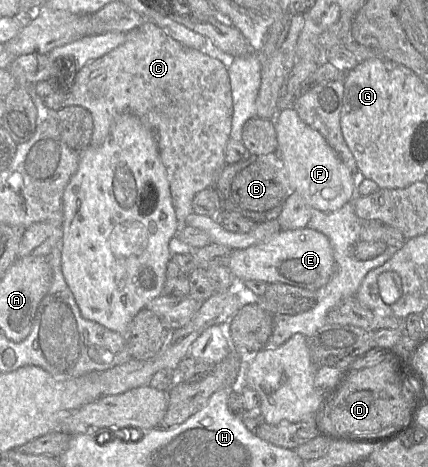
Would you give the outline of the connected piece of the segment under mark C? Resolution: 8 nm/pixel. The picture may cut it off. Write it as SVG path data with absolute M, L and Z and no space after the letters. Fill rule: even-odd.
M145 22L138 28L127 33L126 40L122 45L118 46L108 54L87 63L80 70L78 70L70 86L64 88L64 83L57 83L58 82L53 80L42 81L36 83L33 89L35 93L41 98L44 105L50 109L59 110L68 106L81 106L87 109L93 118L93 132L89 143L90 146L100 146L109 135L116 118L125 112L137 116L141 122L154 133L158 145L160 159L166 169L176 218L180 226L184 226L187 217L193 213L192 202L195 195L206 188L214 187L223 168L226 165L225 148L228 140L230 139L233 116L233 99L226 65L220 59L210 57L200 50L189 48L183 45L182 43L172 38L170 35L166 34L159 26L155 25L154 23Z

